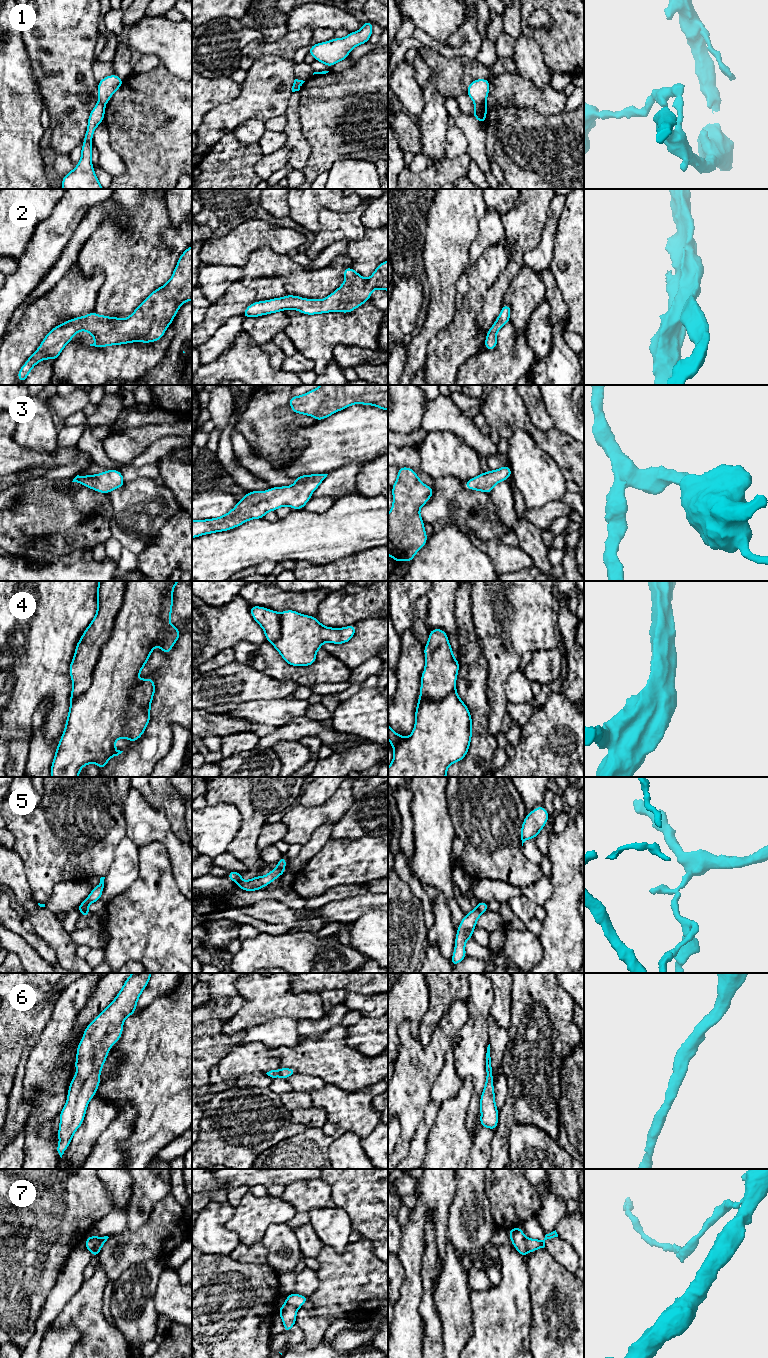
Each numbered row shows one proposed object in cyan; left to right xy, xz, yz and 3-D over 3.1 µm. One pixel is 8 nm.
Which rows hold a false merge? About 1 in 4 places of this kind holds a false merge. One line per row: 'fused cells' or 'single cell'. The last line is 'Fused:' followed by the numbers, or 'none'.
1: fused cells
2: single cell
3: single cell
4: single cell
5: fused cells
6: single cell
7: fused cells
Fused: 1, 5, 7

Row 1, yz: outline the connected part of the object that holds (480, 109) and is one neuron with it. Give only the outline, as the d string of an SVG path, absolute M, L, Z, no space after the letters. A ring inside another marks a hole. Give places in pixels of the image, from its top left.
M475 103L472 115L482 124L486 122L486 113L488 111L486 103Z

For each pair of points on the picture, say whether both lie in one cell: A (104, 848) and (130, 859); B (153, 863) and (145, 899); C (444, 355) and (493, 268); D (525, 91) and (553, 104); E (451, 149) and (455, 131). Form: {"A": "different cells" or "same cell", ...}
{"A": "different cells", "B": "same cell", "C": "same cell", "D": "same cell", "E": "same cell"}

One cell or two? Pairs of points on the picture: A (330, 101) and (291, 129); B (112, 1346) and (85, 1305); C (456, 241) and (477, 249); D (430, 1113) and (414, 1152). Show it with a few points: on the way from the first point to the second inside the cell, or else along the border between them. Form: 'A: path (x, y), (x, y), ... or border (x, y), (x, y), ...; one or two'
A: border (299, 99), (301, 134), (309, 144); two
B: path (102, 1336), (86, 1315); one
C: border (480, 224), (477, 237), (469, 252), (468, 265); two
D: path (427, 1123), (422, 1131), (419, 1142); one

